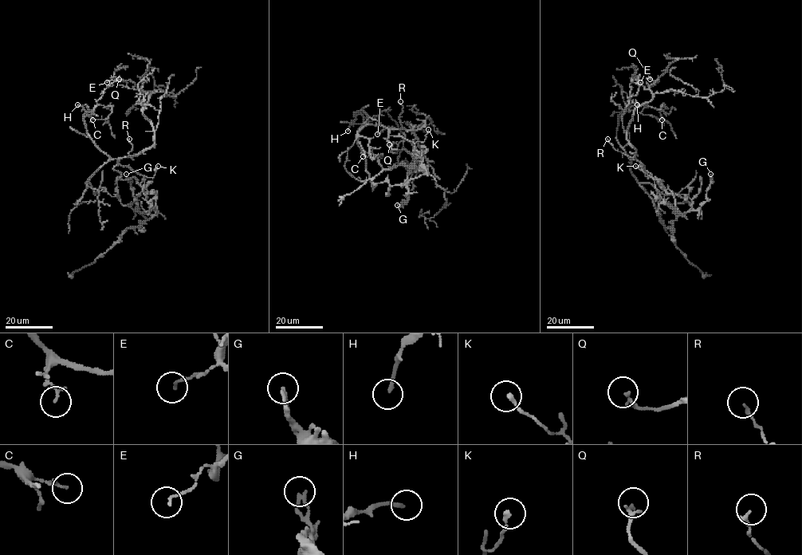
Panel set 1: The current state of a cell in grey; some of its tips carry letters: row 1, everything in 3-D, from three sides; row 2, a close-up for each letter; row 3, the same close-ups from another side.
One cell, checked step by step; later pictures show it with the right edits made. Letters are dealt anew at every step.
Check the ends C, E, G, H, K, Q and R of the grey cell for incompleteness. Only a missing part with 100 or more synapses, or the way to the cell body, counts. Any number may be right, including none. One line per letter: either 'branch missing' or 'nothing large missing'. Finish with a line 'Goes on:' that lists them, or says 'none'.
C: nothing large missing
E: nothing large missing
G: nothing large missing
H: nothing large missing
K: nothing large missing
Q: nothing large missing
R: nothing large missing
Goes on: none

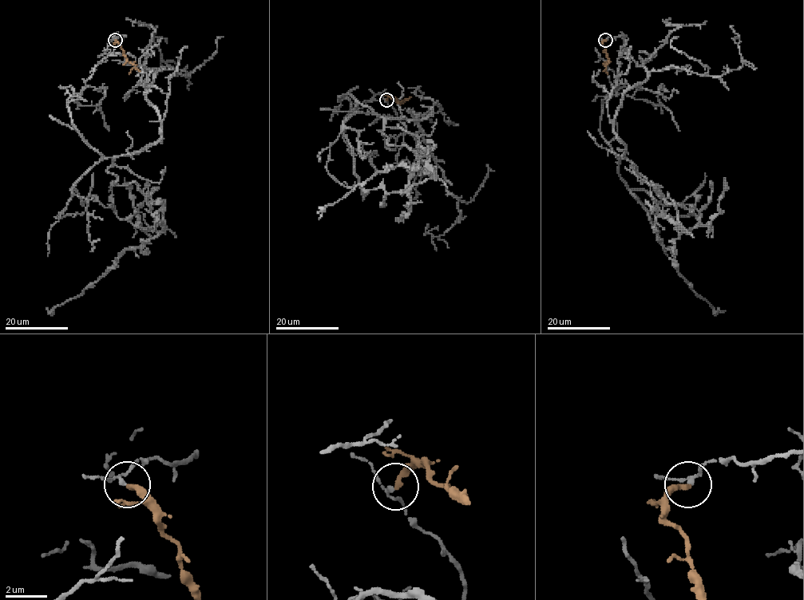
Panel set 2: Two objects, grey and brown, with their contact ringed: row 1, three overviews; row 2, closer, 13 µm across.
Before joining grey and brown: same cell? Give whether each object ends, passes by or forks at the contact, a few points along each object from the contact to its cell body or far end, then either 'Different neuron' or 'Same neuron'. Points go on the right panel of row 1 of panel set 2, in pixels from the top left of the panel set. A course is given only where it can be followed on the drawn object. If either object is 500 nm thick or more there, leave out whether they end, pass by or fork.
At the ring grey passes by. At the ring brown ends. Course of grey: (606, 40), (624, 36), (621, 53), (647, 73), (623, 96), (613, 133), (680, 230), (677, 271), (725, 311). Course of brown: (606, 40), (603, 46), (609, 61), (606, 66), (608, 73). Different neuron

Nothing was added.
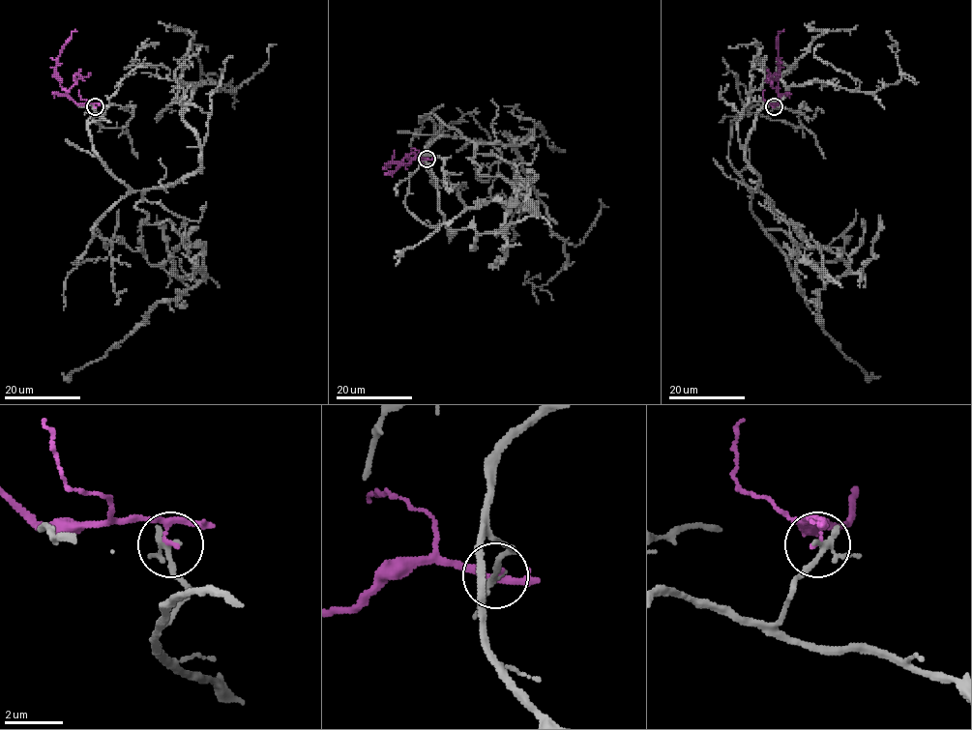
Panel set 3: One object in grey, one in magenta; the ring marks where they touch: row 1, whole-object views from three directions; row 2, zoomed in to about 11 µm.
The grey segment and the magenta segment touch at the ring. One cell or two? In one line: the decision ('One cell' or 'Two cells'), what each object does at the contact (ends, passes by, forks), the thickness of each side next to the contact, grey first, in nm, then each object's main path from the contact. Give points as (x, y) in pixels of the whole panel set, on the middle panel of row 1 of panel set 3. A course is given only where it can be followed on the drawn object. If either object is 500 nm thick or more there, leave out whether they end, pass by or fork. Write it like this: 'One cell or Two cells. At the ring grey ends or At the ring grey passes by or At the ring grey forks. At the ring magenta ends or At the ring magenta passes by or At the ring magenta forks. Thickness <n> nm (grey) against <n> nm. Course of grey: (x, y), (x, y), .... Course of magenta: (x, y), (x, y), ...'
Two cells. At the ring grey passes by. At the ring magenta passes by. Thickness 190 nm (grey) against 120 nm. Course of grey: (427, 159), (425, 114), (480, 144), (533, 131), (515, 147), (567, 260), (524, 283), (541, 279). Course of magenta: (427, 159), (415, 157), (405, 163), (388, 163), (403, 162), (406, 169)

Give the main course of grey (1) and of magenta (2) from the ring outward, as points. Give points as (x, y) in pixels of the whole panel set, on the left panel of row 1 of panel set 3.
1: (95, 106), (103, 165), (170, 187), (200, 166), (192, 91), (235, 92), (192, 46), (208, 52)
2: (95, 106), (93, 103), (77, 103), (60, 85), (55, 70), (60, 49), (74, 29)

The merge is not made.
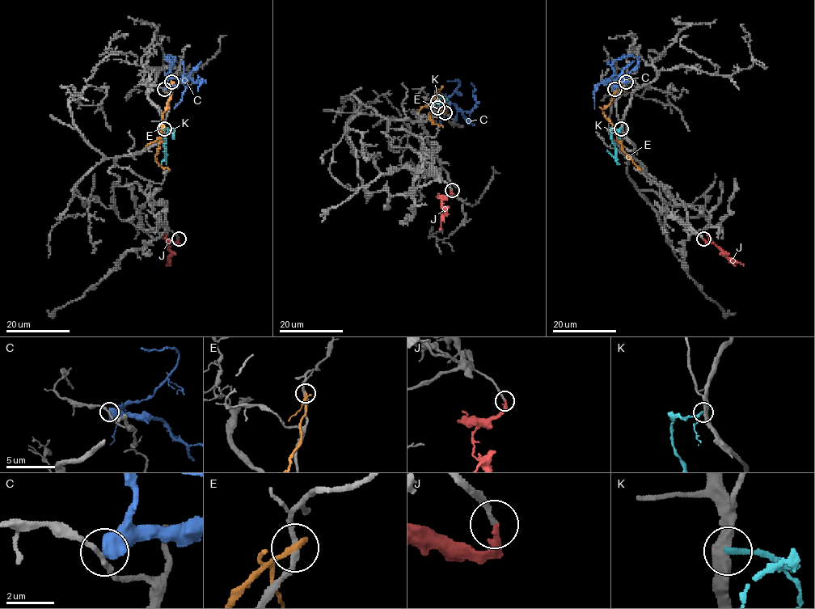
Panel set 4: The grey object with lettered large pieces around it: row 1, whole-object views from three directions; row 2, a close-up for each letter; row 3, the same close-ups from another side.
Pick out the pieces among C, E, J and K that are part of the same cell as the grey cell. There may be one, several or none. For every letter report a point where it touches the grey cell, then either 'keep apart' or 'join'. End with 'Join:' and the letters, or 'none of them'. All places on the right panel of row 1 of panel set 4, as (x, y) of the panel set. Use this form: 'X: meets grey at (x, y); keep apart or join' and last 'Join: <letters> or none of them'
C: meets grey at (614, 89); keep apart
E: meets grey at (626, 82); keep apart
J: meets grey at (703, 238); join
K: meets grey at (621, 128); keep apart
Join: J

